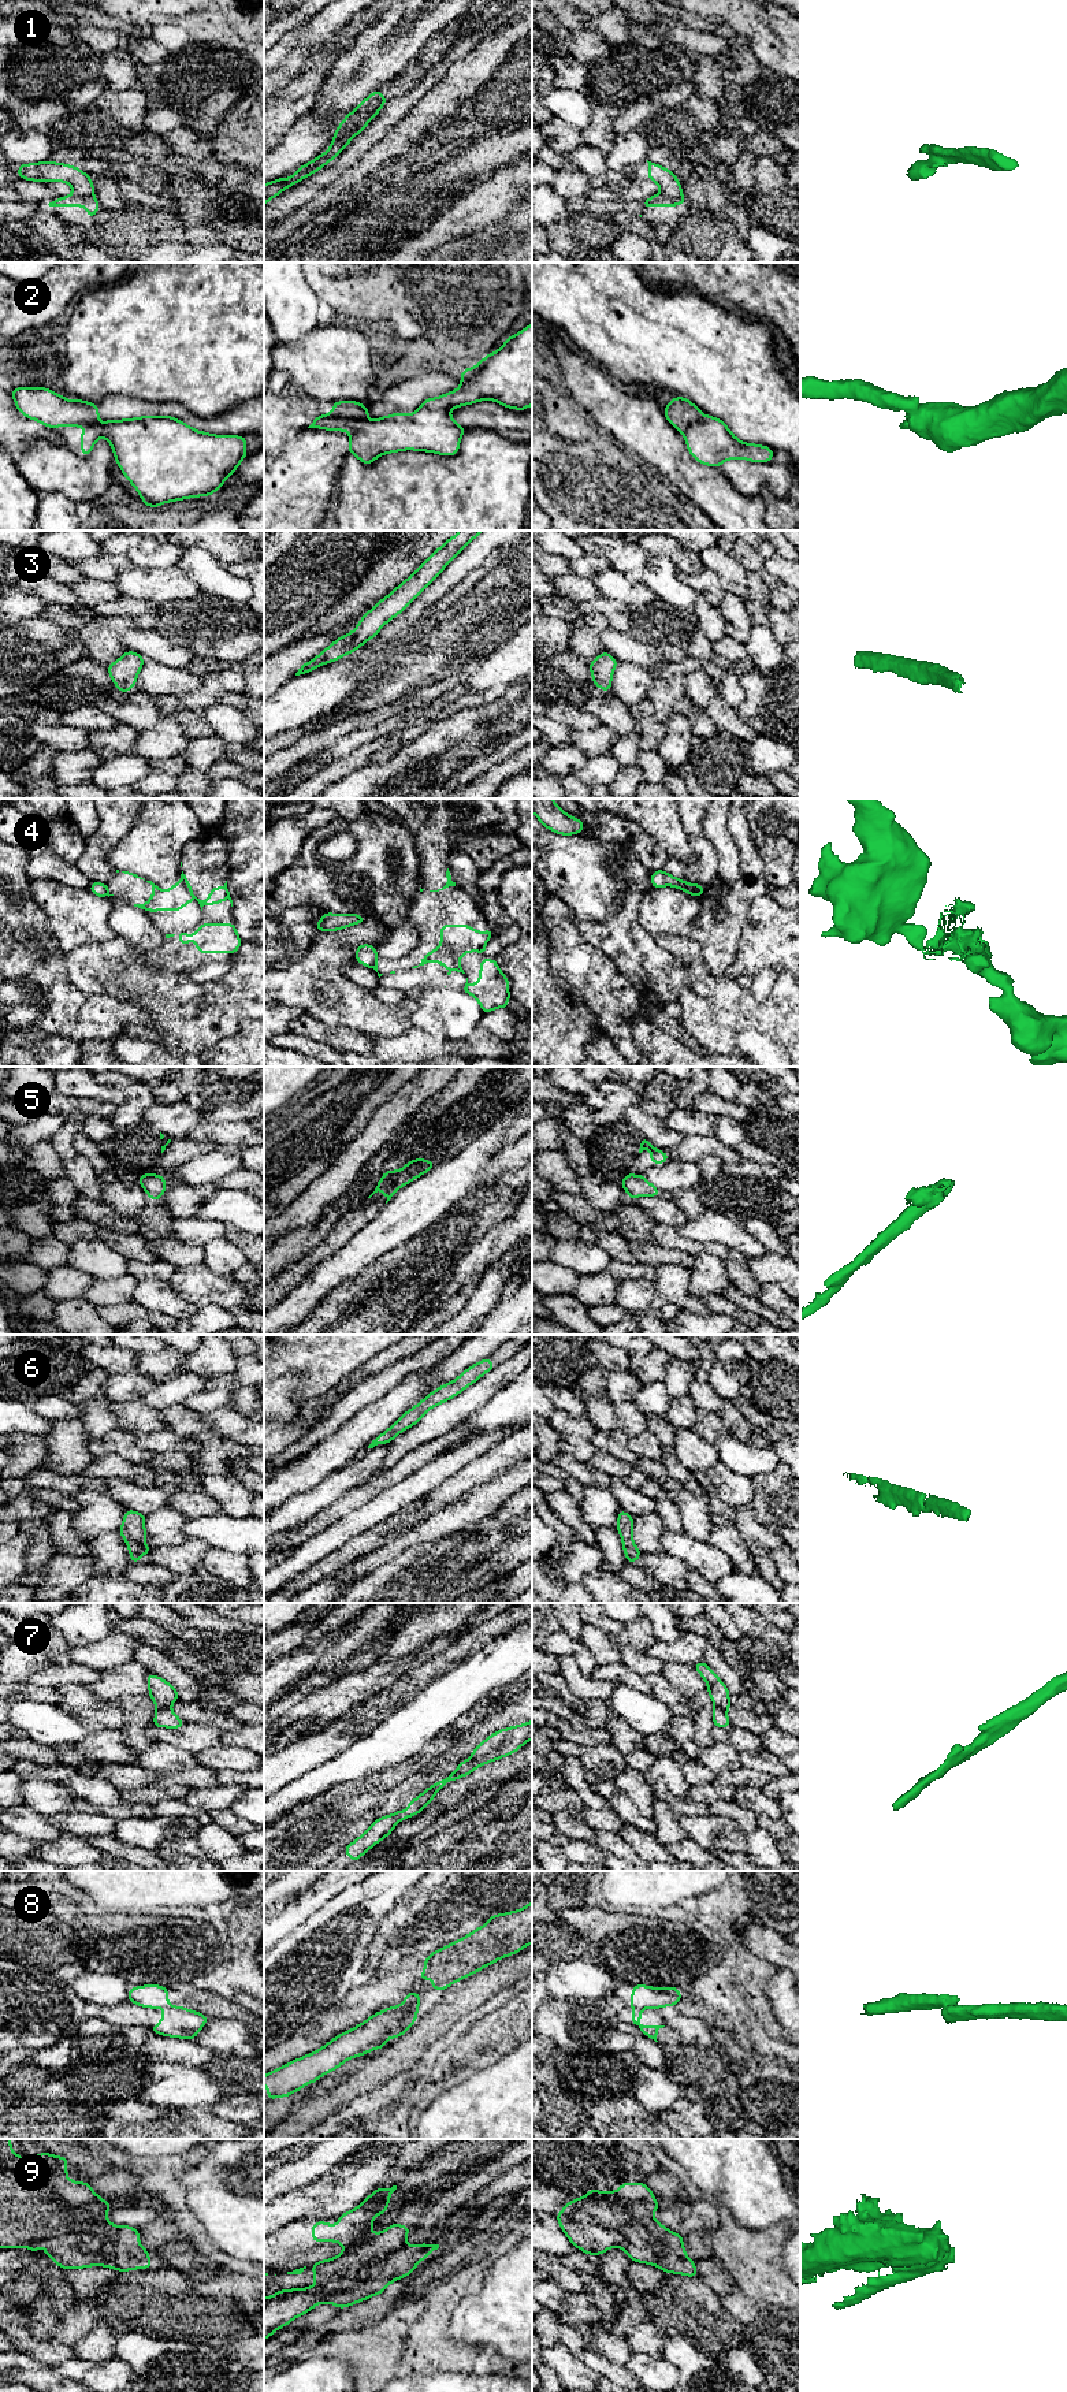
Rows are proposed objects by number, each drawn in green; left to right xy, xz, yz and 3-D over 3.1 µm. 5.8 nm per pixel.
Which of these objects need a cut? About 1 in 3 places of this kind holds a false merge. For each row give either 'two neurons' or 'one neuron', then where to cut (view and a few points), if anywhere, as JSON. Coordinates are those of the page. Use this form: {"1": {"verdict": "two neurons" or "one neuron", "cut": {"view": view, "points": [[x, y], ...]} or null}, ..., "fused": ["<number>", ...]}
{"1": {"verdict": "two neurons", "cut": {"view": "xz", "points": [[357, 130], [349, 129], [334, 141]]}}, "2": {"verdict": "two neurons", "cut": {"view": "yz", "points": [[699, 417], [683, 434]]}}, "3": {"verdict": "one neuron", "cut": null}, "4": {"verdict": "two neurons", "cut": {"view": "yz", "points": [[692, 884], [696, 895]]}}, "5": {"verdict": "two neurons", "cut": {"view": "xz", "points": [[400, 1171], [394, 1180], [396, 1189]]}}, "6": {"verdict": "one neuron", "cut": null}, "7": {"verdict": "one neuron", "cut": null}, "8": {"verdict": "two neurons", "cut": {"view": "yz", "points": [[634, 2007], [640, 2009]]}}, "9": {"verdict": "two neurons", "cut": {"view": "xz", "points": [[405, 2243], [385, 2260], [375, 2277], [323, 2302]]}}, "fused": ["1", "2", "4", "5", "8", "9"]}

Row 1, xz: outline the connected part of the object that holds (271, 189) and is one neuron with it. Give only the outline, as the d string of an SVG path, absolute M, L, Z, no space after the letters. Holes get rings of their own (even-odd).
M352 129L339 139L332 141L330 144L330 149L324 155L320 152L320 155L315 160L304 164L301 168L297 168L291 178L279 178L265 183L264 205L267 205L271 198L279 196L285 189L298 183L304 178L308 178L313 172L321 170L327 163L332 161L349 145L356 133L357 130Z

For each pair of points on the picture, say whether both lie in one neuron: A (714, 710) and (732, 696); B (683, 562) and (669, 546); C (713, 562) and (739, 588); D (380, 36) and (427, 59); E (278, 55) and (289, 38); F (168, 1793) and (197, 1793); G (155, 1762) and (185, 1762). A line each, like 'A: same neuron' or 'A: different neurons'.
A: different neurons
B: same neuron
C: same neuron
D: different neurons
E: same neuron
F: different neurons
G: same neuron

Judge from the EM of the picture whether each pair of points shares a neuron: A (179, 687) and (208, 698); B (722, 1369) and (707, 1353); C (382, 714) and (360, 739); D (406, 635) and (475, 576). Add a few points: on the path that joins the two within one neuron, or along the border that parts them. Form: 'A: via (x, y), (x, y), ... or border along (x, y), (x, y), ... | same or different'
A: border along (201, 676), (201, 683), (179, 698) | different
B: border along (714, 1349), (714, 1364), (707, 1371) | different
C: border along (398, 713), (339, 740) | different
D: via (423, 621), (458, 591) | same

